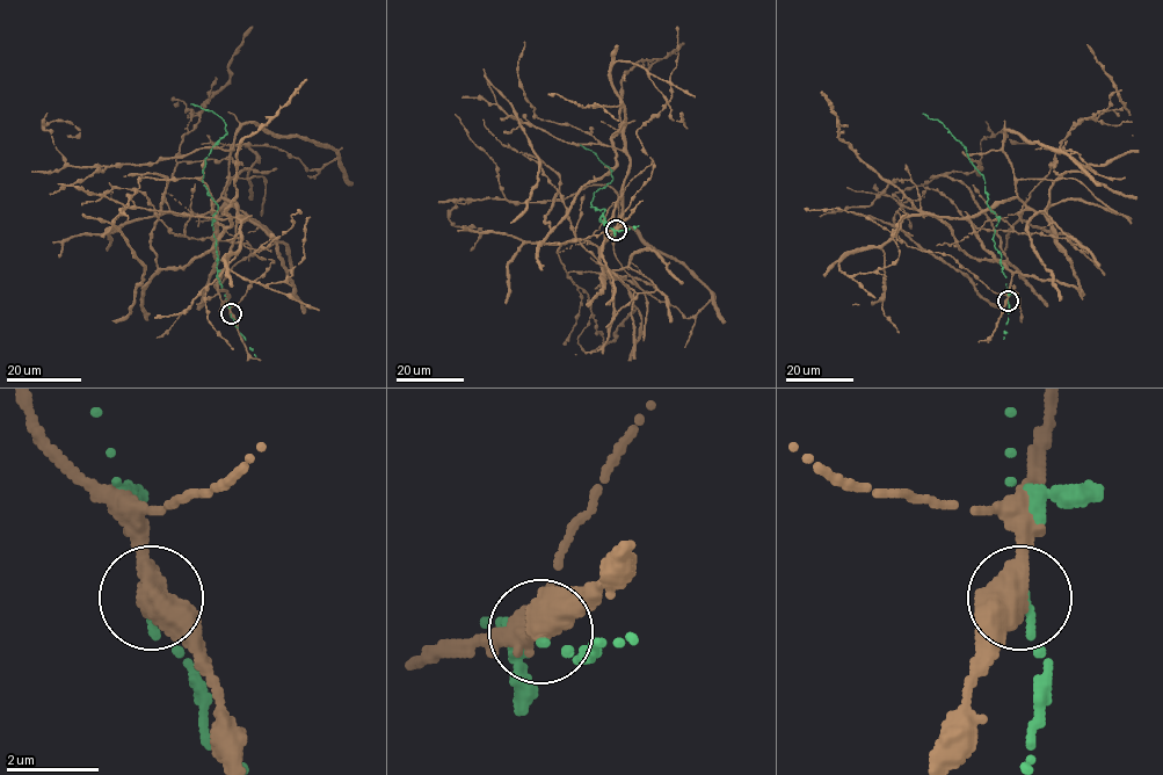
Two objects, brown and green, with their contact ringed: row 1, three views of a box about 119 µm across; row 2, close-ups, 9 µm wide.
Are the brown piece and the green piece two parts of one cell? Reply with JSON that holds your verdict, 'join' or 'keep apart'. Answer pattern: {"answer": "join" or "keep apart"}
{"answer": "keep apart"}

